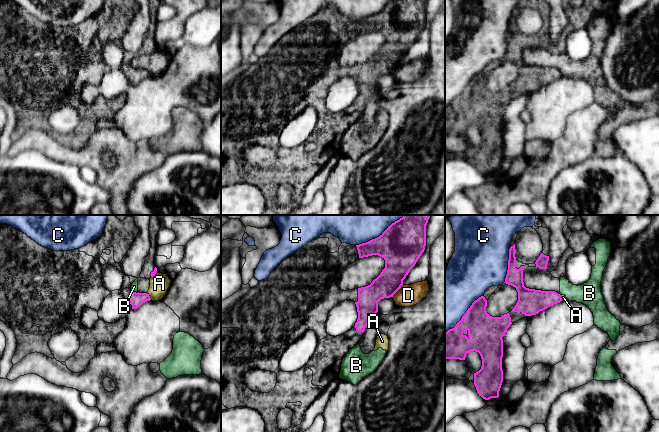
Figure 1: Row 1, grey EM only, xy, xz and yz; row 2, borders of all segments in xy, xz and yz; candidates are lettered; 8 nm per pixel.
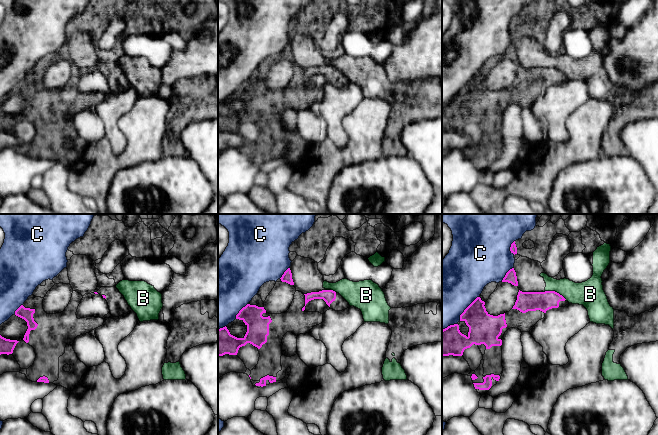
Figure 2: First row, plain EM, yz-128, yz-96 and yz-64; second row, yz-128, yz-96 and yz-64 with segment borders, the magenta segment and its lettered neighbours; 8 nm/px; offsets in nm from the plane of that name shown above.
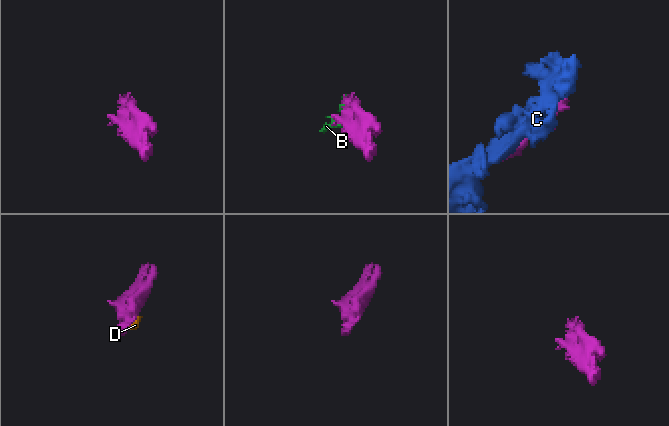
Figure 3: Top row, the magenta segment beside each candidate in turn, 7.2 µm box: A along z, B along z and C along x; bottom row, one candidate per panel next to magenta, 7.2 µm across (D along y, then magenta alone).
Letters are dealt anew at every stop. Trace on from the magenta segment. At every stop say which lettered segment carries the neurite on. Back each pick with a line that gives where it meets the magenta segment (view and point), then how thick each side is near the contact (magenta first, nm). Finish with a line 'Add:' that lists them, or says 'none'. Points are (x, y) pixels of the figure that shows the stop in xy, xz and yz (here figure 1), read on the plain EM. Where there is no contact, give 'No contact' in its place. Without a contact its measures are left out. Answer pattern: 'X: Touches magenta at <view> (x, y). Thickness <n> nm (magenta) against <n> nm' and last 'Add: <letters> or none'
Add: none

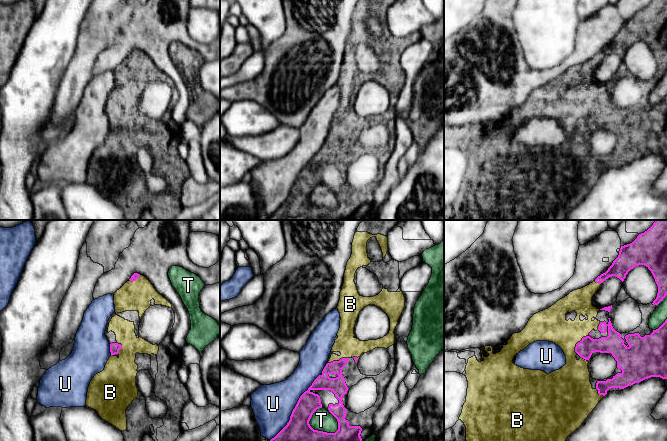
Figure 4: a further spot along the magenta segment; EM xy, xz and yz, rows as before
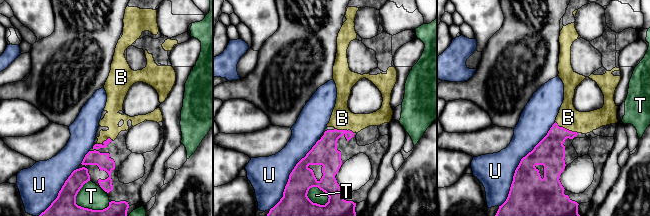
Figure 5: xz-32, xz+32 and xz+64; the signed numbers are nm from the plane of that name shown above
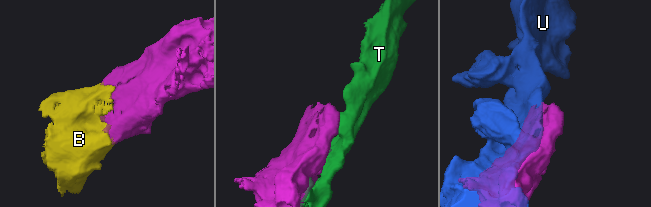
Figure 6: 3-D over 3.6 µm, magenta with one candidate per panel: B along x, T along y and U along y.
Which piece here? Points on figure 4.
B: Touches magenta at yz (580, 117). Thickness 140 nm (magenta) against 240 nm
Add: B

